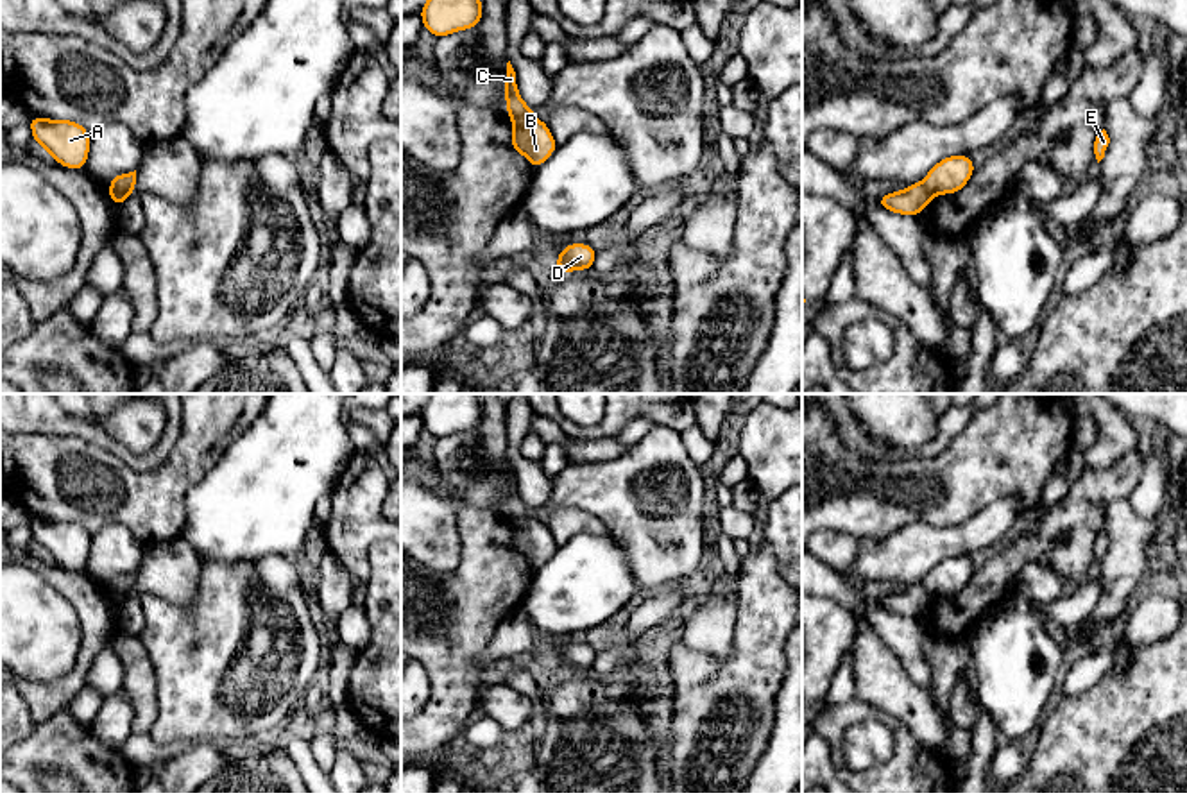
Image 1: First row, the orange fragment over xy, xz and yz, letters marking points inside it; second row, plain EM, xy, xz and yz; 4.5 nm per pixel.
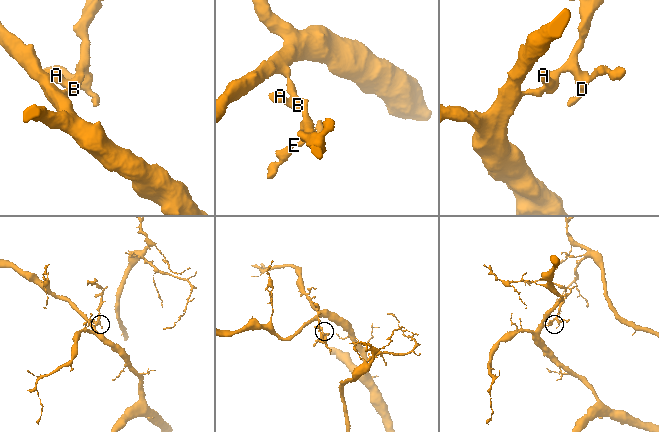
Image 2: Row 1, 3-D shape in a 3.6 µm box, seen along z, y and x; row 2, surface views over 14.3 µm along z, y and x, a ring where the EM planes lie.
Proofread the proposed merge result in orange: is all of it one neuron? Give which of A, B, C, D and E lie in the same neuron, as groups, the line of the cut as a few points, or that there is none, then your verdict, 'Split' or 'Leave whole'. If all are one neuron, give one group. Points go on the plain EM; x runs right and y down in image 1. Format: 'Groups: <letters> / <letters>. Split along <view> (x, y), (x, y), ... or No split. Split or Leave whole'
Groups: A B D E / C. Split along xz (530, 512), (512, 520). Split

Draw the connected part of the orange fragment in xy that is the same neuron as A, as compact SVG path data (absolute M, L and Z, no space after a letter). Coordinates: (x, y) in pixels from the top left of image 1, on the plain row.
M30 517L32 542L47 550L52 560L70 571L84 569L91 535L73 521Z

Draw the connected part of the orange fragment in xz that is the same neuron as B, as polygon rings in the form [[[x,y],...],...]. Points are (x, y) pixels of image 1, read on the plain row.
[[[530,514],[512,519],[510,548],[537,569],[557,551],[559,546],[553,541],[550,528]]]

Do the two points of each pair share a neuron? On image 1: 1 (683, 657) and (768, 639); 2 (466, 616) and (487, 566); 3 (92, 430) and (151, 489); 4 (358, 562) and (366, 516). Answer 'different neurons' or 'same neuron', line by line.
1: same neuron
2: same neuron
3: different neurons
4: same neuron

